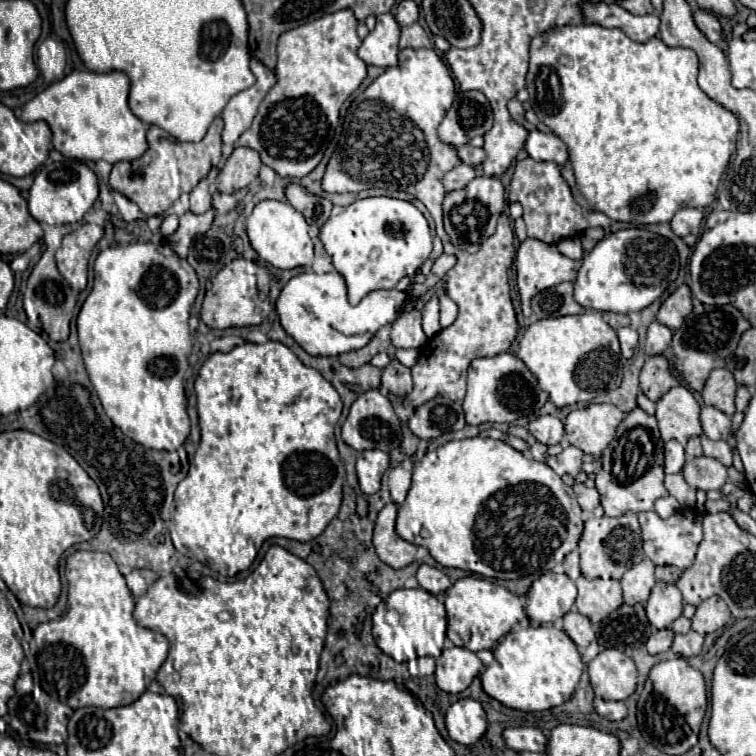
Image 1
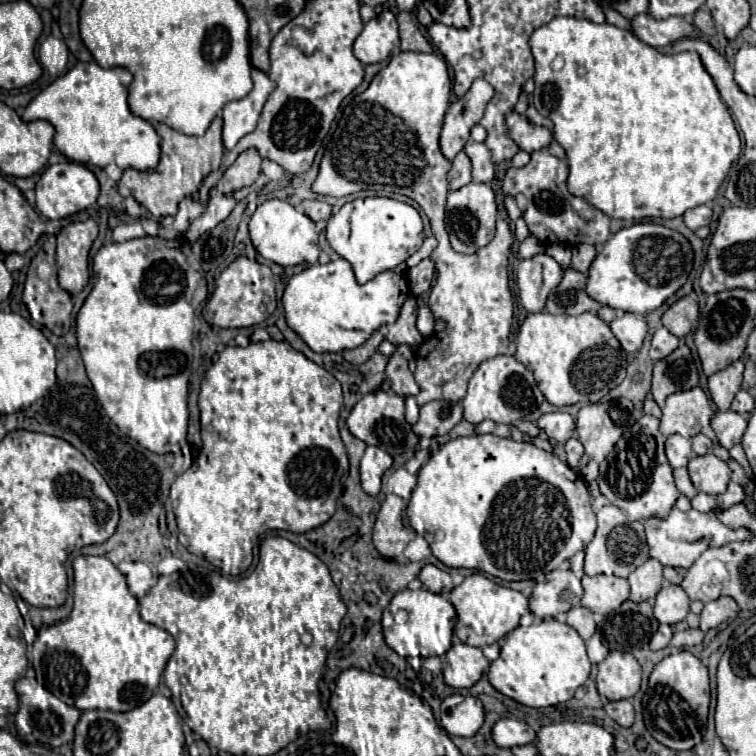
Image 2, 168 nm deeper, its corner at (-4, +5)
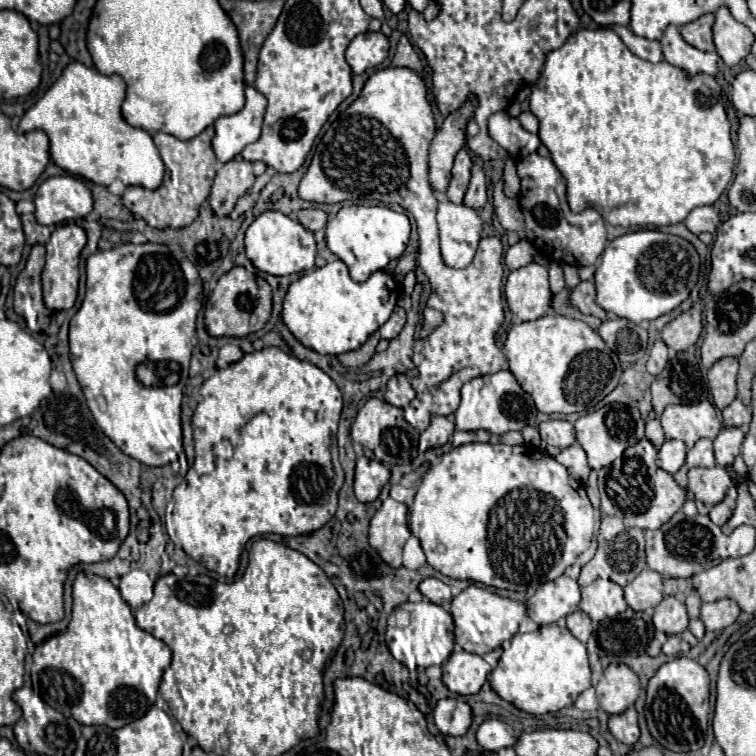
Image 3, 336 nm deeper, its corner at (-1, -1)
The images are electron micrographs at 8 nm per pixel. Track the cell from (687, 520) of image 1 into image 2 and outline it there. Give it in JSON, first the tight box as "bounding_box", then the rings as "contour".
{"bounding_box":[645,508,753,568],"contour":[[[673,508],[671,514],[665,520],[655,520],[647,518],[645,520],[645,534],[647,534],[647,546],[649,546],[649,556],[659,560],[663,566],[673,566],[673,568],[689,568],[703,550],[709,546],[723,546],[727,542],[743,542],[751,540],[753,534],[747,528],[737,528],[731,530],[723,526],[717,518],[717,512],[699,512],[699,510],[689,510],[681,512],[679,508]]]}

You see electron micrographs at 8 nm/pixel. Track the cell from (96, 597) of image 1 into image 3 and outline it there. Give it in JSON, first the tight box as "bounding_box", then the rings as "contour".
{"bounding_box":[30,572,172,728],"contour":[[[78,572],[72,584],[72,596],[74,606],[68,628],[38,644],[32,654],[34,662],[30,674],[33,690],[46,704],[52,704],[52,708],[64,712],[66,716],[72,716],[74,720],[80,720],[80,724],[122,728],[124,724],[130,724],[132,720],[144,716],[148,708],[154,706],[158,684],[170,664],[172,652],[162,640],[136,626],[130,606],[124,602],[120,590],[108,578],[90,572]]]}

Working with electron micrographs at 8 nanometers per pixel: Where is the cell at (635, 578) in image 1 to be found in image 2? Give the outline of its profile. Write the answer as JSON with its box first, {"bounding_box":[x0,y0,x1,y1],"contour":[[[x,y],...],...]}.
{"bounding_box":[627,558,663,604],"contour":[[[649,558],[645,564],[635,568],[627,578],[629,586],[631,586],[629,600],[633,600],[637,604],[643,600],[653,600],[663,584],[661,572],[663,572],[663,566],[653,558]]]}

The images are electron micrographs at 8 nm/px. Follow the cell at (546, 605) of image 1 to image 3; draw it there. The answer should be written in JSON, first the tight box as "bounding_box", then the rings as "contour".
{"bounding_box":[528,574,580,624],"contour":[[[562,574],[560,578],[542,584],[534,596],[528,598],[528,616],[536,624],[552,624],[578,610],[580,588],[578,582]]]}

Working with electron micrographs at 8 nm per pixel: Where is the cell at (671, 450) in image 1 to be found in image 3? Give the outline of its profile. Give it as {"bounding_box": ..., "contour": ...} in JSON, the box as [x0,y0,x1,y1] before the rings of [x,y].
{"bounding_box":[658,440,686,474],"contour":[[[666,440],[658,450],[658,466],[670,474],[678,472],[686,460],[686,446],[682,440]]]}

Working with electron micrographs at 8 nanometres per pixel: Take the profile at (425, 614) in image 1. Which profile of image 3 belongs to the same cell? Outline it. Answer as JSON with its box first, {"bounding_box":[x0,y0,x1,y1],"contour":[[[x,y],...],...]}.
{"bounding_box":[385,600,454,671],"contour":[[[420,600],[420,602],[404,602],[396,607],[387,619],[385,631],[385,640],[388,650],[392,652],[392,656],[402,662],[404,666],[408,666],[409,671],[416,671],[420,668],[432,668],[432,664],[444,664],[452,652],[454,646],[454,622],[450,612],[442,610],[438,604],[430,602],[430,600]]]}

